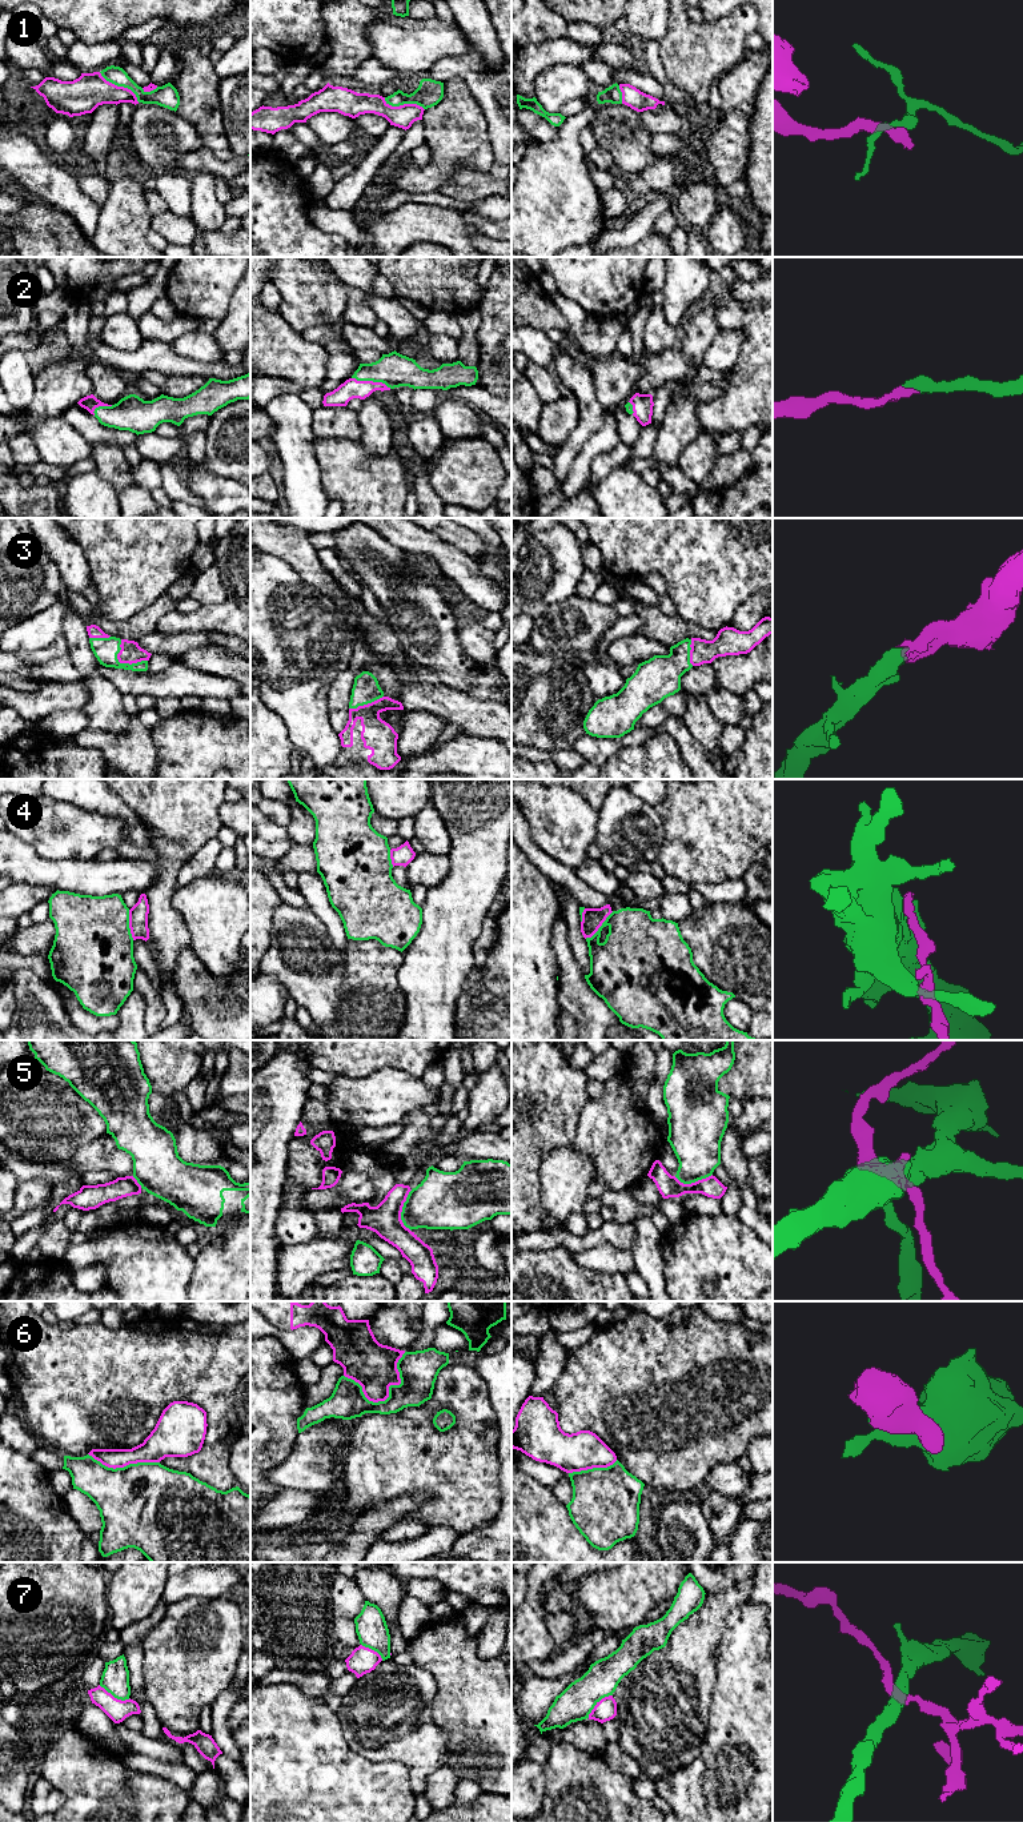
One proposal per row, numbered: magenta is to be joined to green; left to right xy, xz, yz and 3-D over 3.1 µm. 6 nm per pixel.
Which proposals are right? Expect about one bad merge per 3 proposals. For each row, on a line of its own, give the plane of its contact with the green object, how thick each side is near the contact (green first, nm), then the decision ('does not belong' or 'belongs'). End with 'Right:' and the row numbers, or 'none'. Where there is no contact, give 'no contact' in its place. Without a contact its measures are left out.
1: xy | 110/220 nm | does not belong
2: xz | 200/120 nm | belongs
3: xy | 150/130 nm | belongs
4: yz | 380/130 nm | does not belong
5: xz | 340/190 nm | does not belong
6: xz | 240/280 nm | does not belong
7: yz | 220/130 nm | does not belong
Right: 2, 3

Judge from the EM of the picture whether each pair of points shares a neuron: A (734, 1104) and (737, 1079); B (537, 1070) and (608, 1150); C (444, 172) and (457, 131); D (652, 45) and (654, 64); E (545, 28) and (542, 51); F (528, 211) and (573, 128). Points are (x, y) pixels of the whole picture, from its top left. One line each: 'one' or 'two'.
A: two
B: two
C: one
D: one
E: two
F: one

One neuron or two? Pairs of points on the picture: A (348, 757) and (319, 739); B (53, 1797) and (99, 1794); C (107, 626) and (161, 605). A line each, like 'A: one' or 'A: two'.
A: two
B: two
C: one

